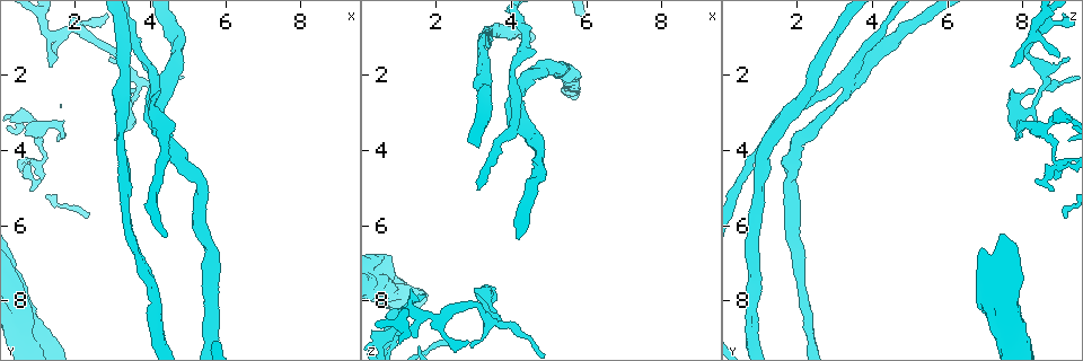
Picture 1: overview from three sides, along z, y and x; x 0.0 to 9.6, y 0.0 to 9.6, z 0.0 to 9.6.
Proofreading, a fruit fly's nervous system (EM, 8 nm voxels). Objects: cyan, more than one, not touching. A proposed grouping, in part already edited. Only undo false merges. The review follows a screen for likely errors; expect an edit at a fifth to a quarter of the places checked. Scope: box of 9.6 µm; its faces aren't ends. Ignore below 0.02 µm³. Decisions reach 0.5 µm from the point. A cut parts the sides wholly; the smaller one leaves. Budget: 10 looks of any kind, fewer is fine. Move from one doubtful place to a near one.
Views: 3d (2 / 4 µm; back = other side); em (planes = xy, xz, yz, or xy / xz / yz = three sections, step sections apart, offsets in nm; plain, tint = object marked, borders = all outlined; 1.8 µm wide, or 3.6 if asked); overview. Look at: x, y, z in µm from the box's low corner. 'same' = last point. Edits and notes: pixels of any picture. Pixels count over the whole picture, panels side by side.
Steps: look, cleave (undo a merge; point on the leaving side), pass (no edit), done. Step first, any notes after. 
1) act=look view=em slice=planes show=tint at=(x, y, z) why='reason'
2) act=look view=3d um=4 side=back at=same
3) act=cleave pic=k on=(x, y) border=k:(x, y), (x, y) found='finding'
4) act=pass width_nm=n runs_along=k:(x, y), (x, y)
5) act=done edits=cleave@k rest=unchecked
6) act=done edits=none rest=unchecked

act=look view=em slice=xz step=16 show=tint at=(4.05, 2.75, 3.15) why='four arms meet'

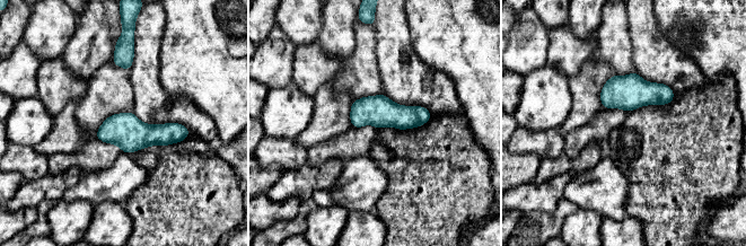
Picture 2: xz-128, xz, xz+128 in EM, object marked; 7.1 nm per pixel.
act=look view=em slice=planes show=tint at=same why='another direction'

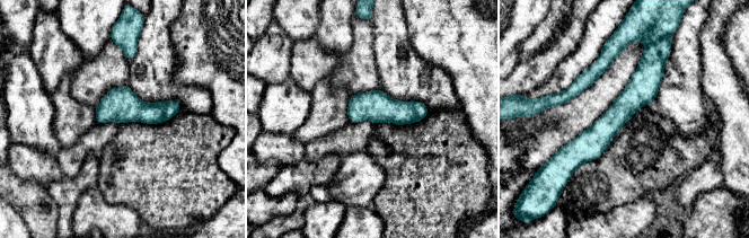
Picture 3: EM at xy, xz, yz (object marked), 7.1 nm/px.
act=cleave pic=3 on=(657, 14) width_nm=180 border=3:(651, 43), (648, 46) found='a second cell is stuck on'

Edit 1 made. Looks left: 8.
act=look view=3d um=4 at=(4.10, 8.20, 0.85)

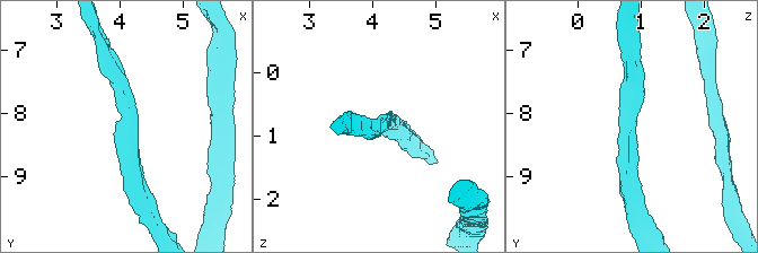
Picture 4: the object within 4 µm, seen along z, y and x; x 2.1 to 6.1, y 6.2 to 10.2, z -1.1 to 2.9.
act=look view=em um=3.6 slice=planes show=tint at=(4.15, 8.25, 0.80) why='need the tissue'

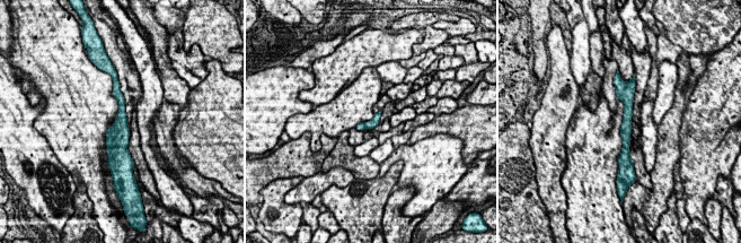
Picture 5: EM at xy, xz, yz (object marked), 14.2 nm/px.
act=pass width_nm=140 found='one cell here'

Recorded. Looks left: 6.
act=look view=em slice=planes show=plain at=(0.95, 4.35, 8.95) why='arms part here'

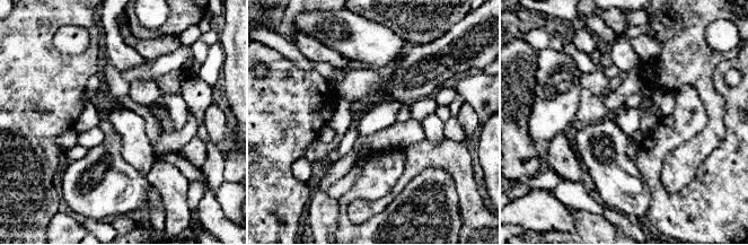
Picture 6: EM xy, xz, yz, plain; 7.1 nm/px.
act=look view=em slice=planes show=tint at=same

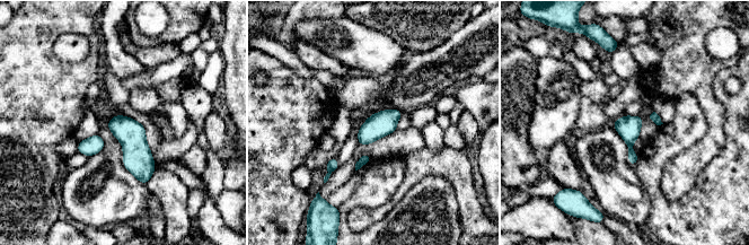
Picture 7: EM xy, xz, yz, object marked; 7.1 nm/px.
act=pass width_nm=160 found='continuous, no second cell'

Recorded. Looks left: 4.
act=done edits=cleave@3 rest=unchecked

